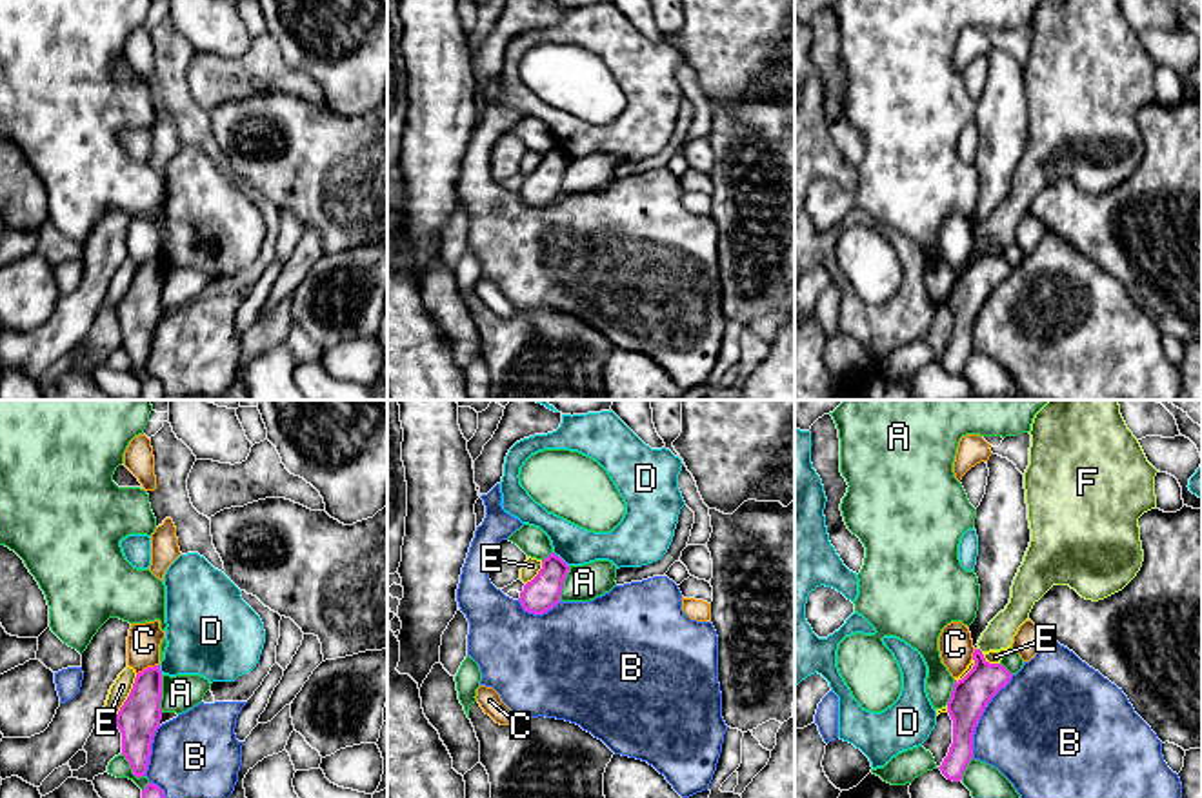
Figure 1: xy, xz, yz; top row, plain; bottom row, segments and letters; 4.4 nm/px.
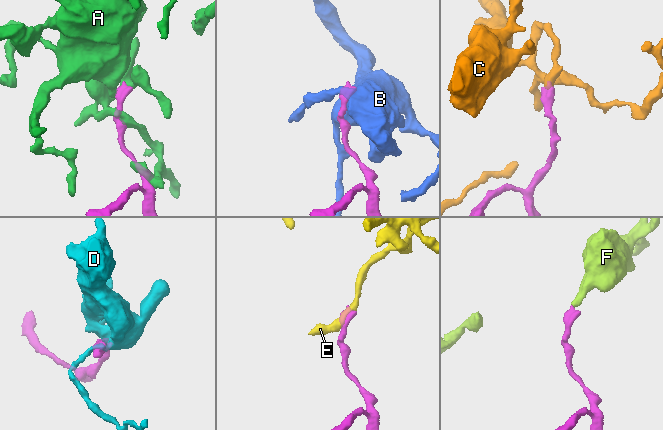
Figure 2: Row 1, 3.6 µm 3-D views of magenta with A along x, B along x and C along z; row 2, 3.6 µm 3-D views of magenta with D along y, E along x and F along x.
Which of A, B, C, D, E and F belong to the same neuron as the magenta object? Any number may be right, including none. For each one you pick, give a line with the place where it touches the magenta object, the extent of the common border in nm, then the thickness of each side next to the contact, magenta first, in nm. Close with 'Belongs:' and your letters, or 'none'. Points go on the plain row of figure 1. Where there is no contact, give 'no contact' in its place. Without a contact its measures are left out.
F: no contact
Belongs: F

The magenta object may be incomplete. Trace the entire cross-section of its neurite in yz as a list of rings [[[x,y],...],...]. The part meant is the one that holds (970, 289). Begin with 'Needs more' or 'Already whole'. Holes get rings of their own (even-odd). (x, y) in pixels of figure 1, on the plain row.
Needs more. [[[1042,0],[1031,16],[1031,40],[1029,40],[1029,58],[1024,65],[1024,82],[1026,82],[1026,96],[1027,96],[1027,113],[1029,113],[1029,122],[1031,122],[1031,135],[1029,140],[1026,144],[1024,155],[1018,160],[1018,165],[1013,173],[1011,178],[1011,191],[1009,196],[1006,198],[1004,204],[1000,204],[987,218],[987,222],[982,225],[980,233],[978,233],[978,240],[973,245],[973,253],[975,258],[973,262],[962,271],[962,273],[955,273],[953,284],[951,284],[951,291],[947,294],[947,305],[953,313],[953,336],[949,340],[947,349],[944,351],[942,358],[938,360],[942,364],[942,367],[947,373],[953,374],[960,374],[964,369],[964,364],[967,360],[967,356],[973,351],[973,327],[975,327],[975,320],[984,305],[984,302],[987,300],[987,296],[991,294],[991,291],[1009,276],[1011,273],[1011,265],[1000,258],[1000,256],[989,256],[984,247],[989,244],[1000,244],[1000,242],[1007,242],[1013,236],[1013,229],[1017,227],[1018,220],[1029,213],[1029,205],[1033,202],[1033,198],[1053,180],[1053,178],[1069,178],[1071,182],[1075,182],[1082,191],[1086,193],[1104,193],[1118,184],[1122,184],[1140,164],[1142,155],[1144,155],[1144,144],[1142,144],[1142,135],[1140,135],[1140,120],[1138,120],[1138,111],[1155,102],[1157,100],[1157,89],[1155,89],[1155,69],[1157,69],[1157,62],[1147,55],[1138,33],[1133,29],[1133,25],[1127,22],[1122,7],[1120,7],[1120,0]]]

